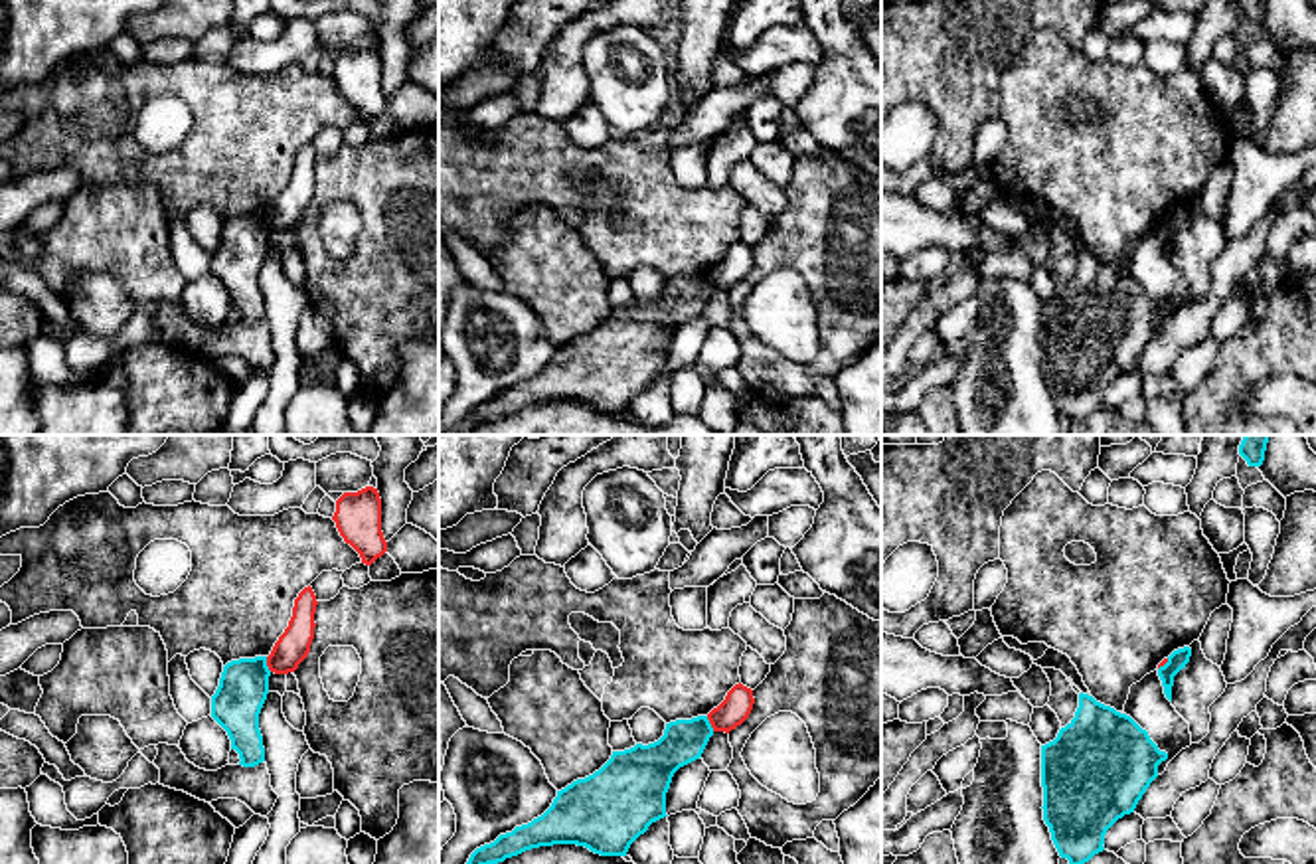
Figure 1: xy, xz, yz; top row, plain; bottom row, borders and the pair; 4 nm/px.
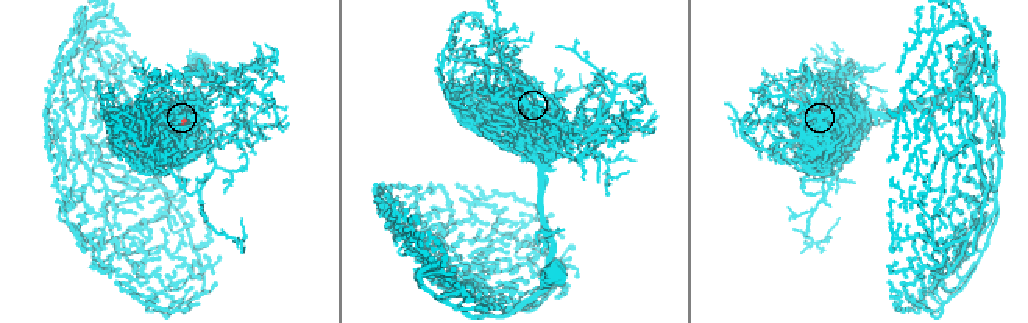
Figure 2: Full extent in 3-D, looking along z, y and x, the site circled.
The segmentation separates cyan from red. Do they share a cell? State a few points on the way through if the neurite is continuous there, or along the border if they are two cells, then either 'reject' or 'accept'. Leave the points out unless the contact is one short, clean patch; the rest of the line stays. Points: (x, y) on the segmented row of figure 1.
along xy (265, 657), (265, 665), (271, 671) | reject

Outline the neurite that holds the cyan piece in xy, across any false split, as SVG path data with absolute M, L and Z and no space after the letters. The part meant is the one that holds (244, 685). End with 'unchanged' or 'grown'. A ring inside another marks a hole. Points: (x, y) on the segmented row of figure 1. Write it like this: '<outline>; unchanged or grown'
M267 656L231 660L211 696L211 718L227 732L243 767L265 761L259 714L269 694L269 676Z; unchanged

